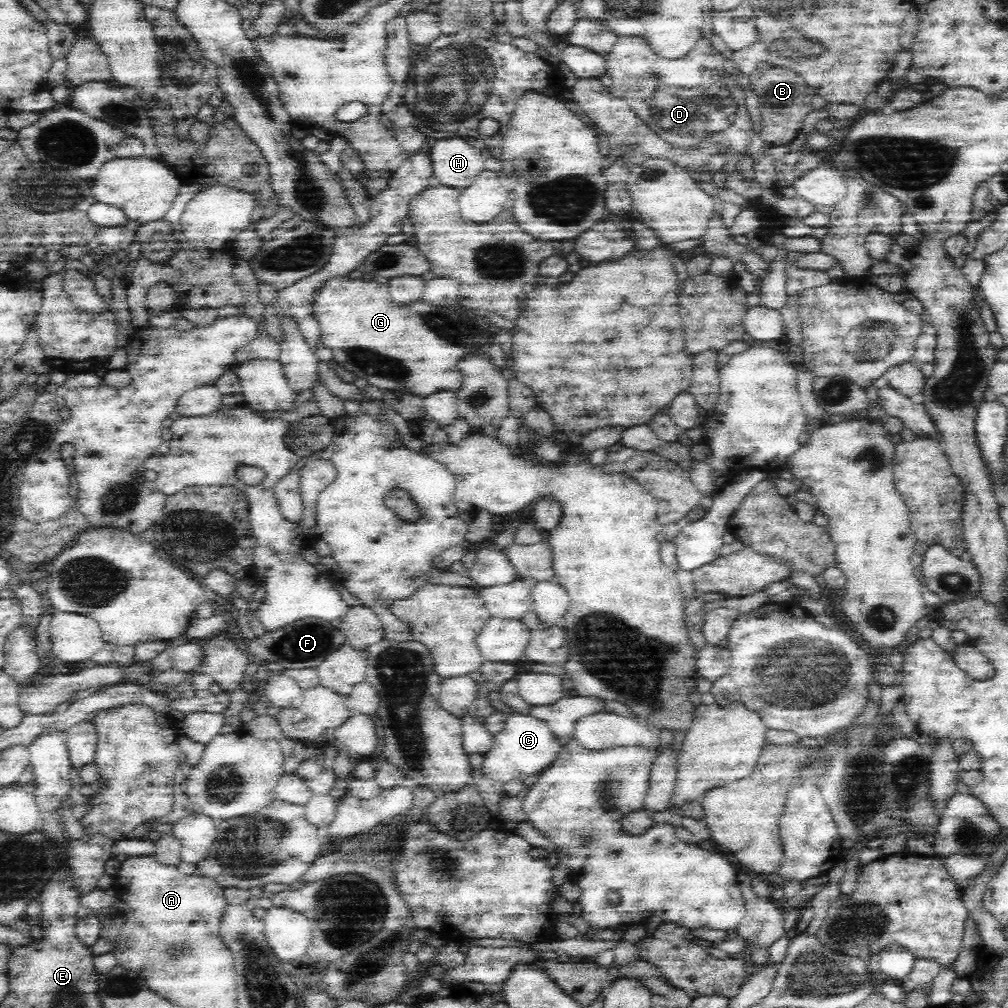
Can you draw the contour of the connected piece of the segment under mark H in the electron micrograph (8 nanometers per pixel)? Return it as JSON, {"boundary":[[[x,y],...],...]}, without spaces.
{"boundary":[[[460,136],[432,142],[428,157],[433,183],[458,191],[468,188],[484,170],[480,150]]]}

